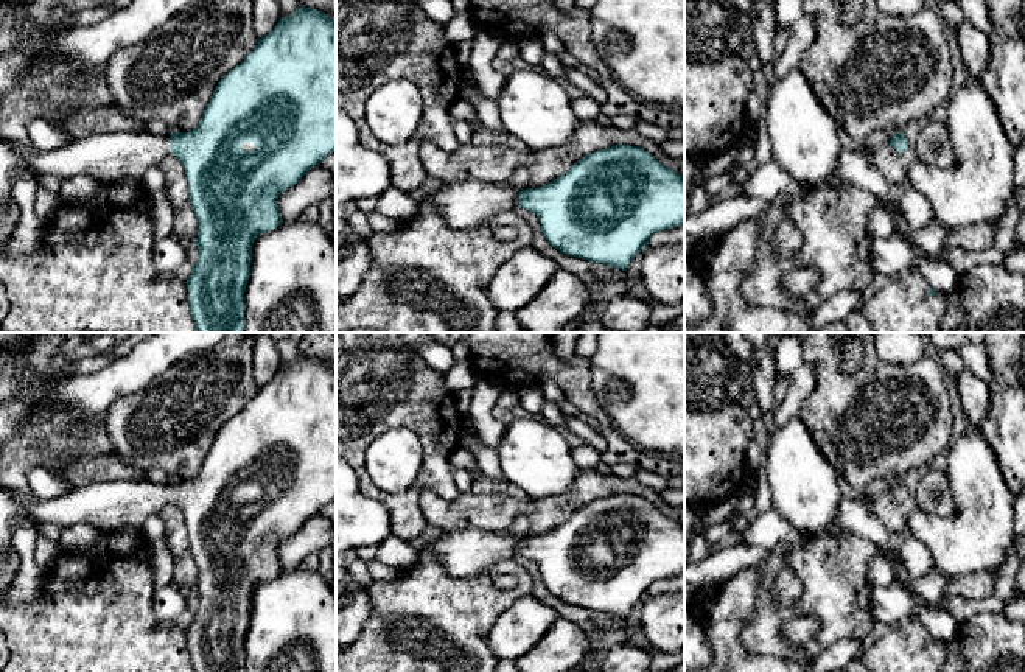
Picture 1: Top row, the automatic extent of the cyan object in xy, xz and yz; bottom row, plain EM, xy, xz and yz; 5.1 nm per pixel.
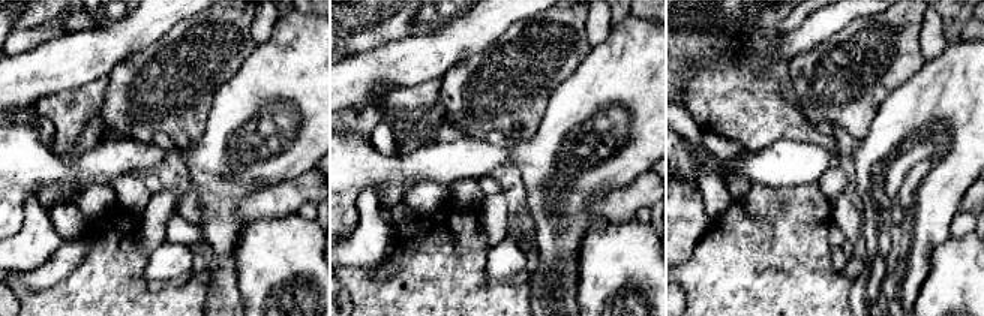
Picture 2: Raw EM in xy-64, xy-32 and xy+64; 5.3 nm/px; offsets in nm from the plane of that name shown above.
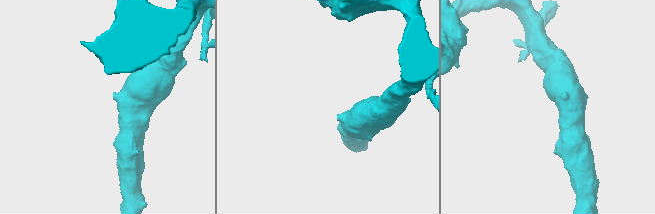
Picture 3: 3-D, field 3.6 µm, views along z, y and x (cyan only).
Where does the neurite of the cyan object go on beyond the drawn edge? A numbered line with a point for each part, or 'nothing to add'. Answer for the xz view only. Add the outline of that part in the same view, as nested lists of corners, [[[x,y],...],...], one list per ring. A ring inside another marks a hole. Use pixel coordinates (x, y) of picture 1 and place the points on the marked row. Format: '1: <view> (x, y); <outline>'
1: xz (464, 204); [[[464,179],[442,182],[440,188],[429,193],[423,201],[434,204],[451,229],[464,230],[488,226],[502,212],[518,208],[519,193],[510,191],[507,184],[488,184],[476,179]]]

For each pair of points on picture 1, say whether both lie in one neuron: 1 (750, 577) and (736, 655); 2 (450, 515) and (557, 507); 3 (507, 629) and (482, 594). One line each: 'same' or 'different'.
1: same
2: same
3: different

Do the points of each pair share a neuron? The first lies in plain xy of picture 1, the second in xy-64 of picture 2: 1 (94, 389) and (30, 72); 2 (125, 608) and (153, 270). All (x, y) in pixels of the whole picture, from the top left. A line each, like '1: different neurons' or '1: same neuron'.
1: same neuron
2: different neurons

